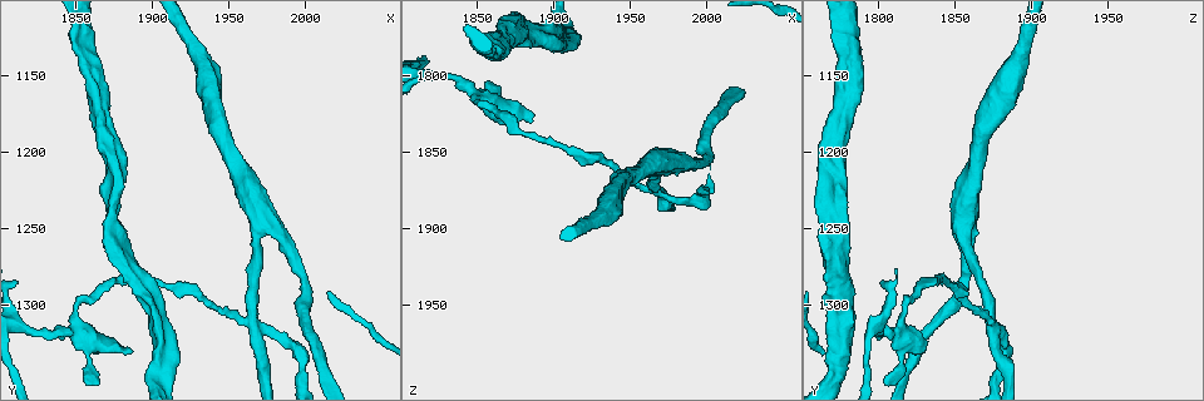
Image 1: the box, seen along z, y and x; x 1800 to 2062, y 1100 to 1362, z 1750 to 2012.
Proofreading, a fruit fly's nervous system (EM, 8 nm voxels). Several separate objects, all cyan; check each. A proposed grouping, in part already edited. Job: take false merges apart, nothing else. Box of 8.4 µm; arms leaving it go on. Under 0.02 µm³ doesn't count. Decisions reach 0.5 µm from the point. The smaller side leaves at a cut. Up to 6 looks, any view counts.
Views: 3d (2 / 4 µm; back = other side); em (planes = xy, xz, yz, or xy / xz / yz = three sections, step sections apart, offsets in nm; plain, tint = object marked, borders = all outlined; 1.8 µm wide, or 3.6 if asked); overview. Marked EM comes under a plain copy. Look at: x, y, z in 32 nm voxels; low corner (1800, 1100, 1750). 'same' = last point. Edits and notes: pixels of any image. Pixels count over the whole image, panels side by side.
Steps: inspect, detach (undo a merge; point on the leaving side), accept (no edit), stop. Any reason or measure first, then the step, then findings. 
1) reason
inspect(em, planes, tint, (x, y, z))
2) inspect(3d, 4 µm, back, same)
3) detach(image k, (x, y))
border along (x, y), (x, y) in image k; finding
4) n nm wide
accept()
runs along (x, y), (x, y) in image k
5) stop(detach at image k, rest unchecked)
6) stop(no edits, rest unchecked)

two arms in line, one across
inspect(em, planes, tint, (1970, 1250, 1854))

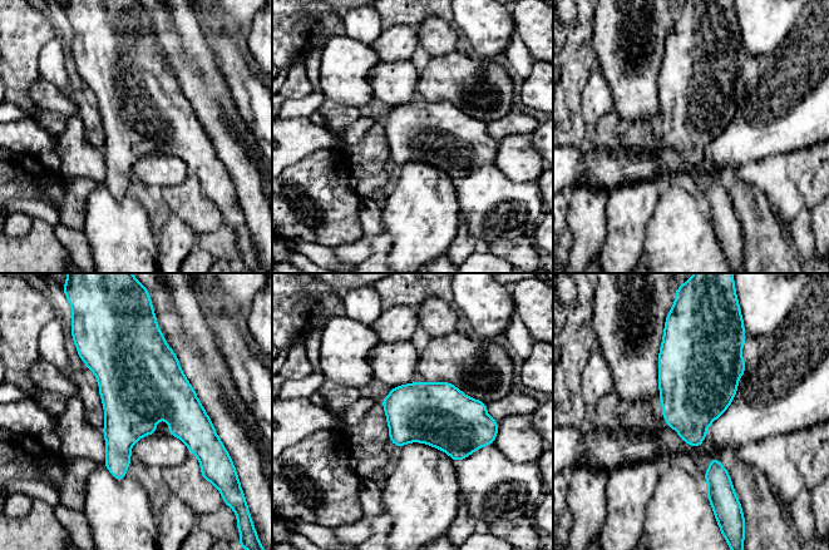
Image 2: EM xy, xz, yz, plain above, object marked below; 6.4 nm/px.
accept()
one neuron here

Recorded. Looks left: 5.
abrupt turn
inspect(em, planes, tint, (1966, 1308, 1874))

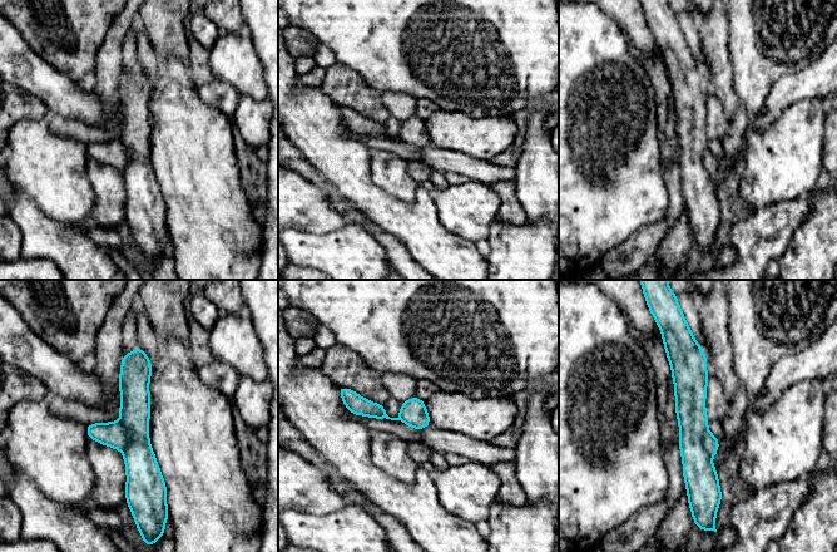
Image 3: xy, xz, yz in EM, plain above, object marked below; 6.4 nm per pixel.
170 nm wide
detach(image 3, (114, 434))
border along (119, 422), (128, 433), (123, 452) in image 3; a second neuron is stuck on

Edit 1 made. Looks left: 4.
a fork
inspect(em, xy, step 8, tint, (1898, 1292, 1776))

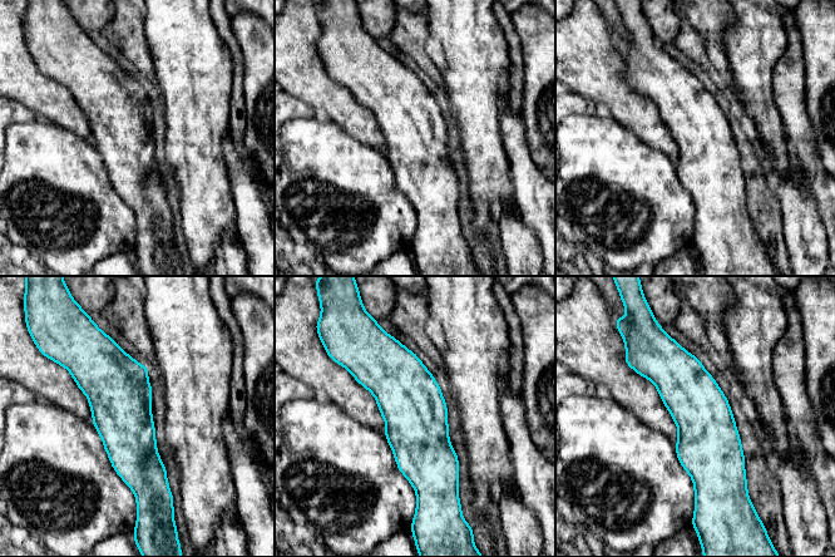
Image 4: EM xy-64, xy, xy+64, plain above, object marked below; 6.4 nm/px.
cut it another way
inspect(em, planes, tint, same)

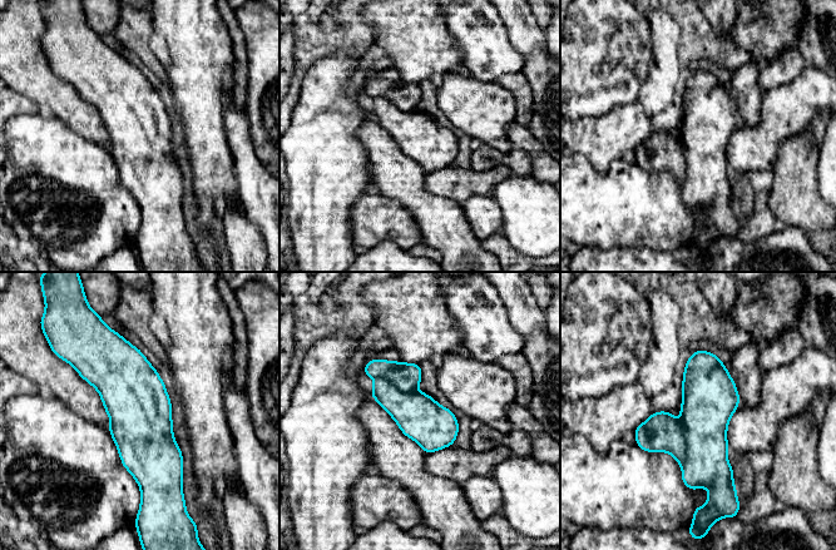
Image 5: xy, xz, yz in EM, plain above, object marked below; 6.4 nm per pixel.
accept()
one neuron here

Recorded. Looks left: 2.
stop(detach at image 3, rest unchecked)

